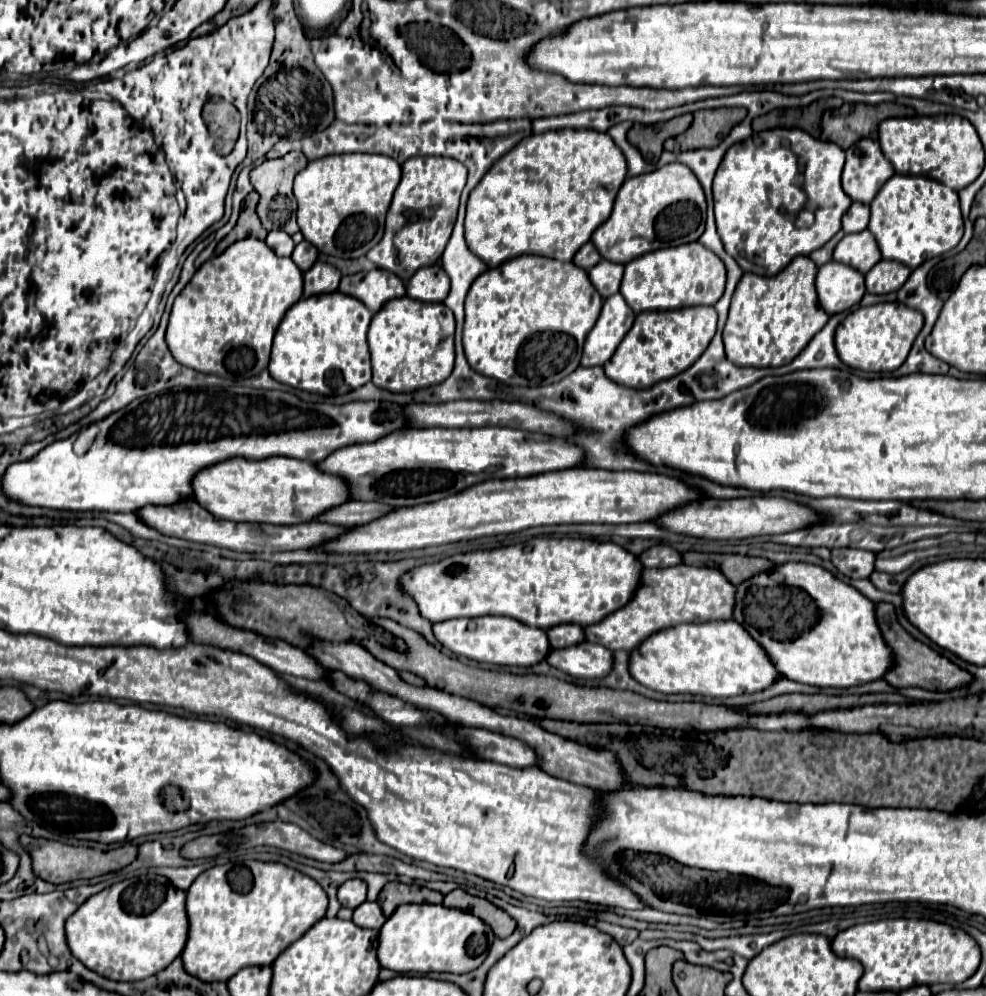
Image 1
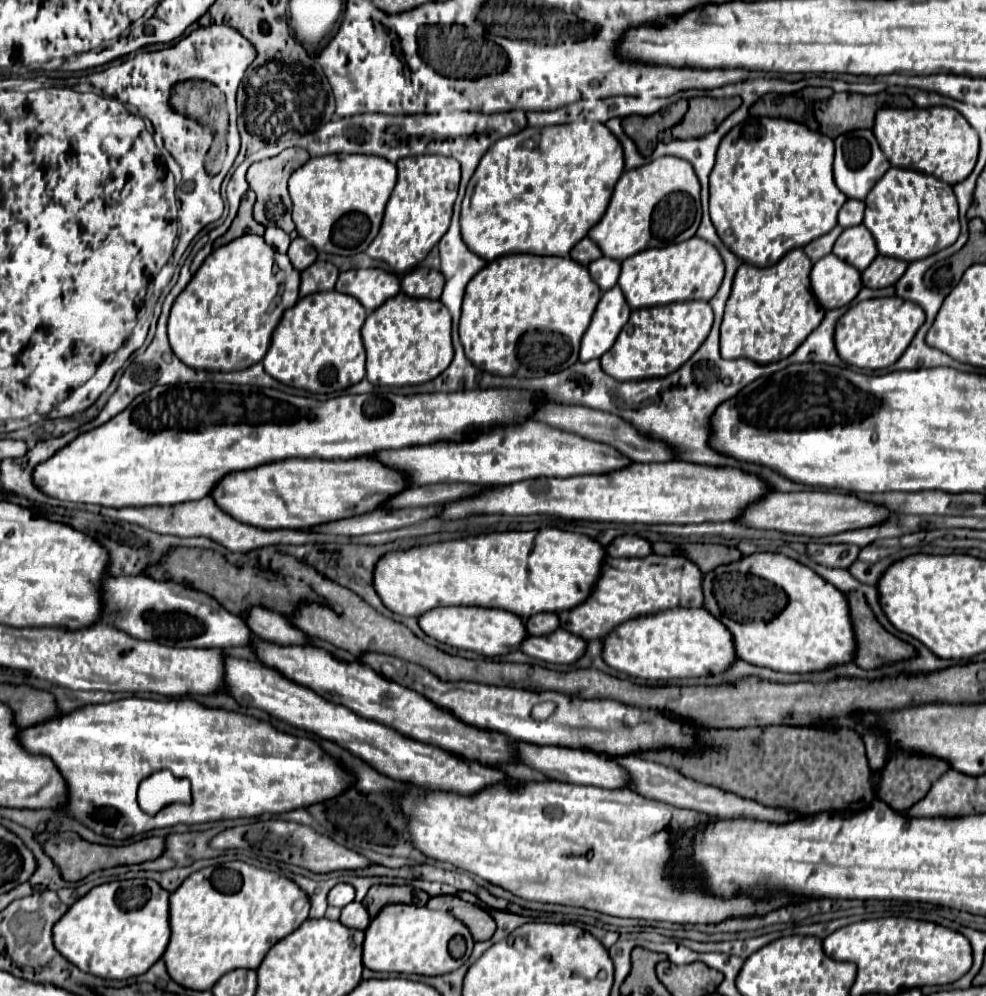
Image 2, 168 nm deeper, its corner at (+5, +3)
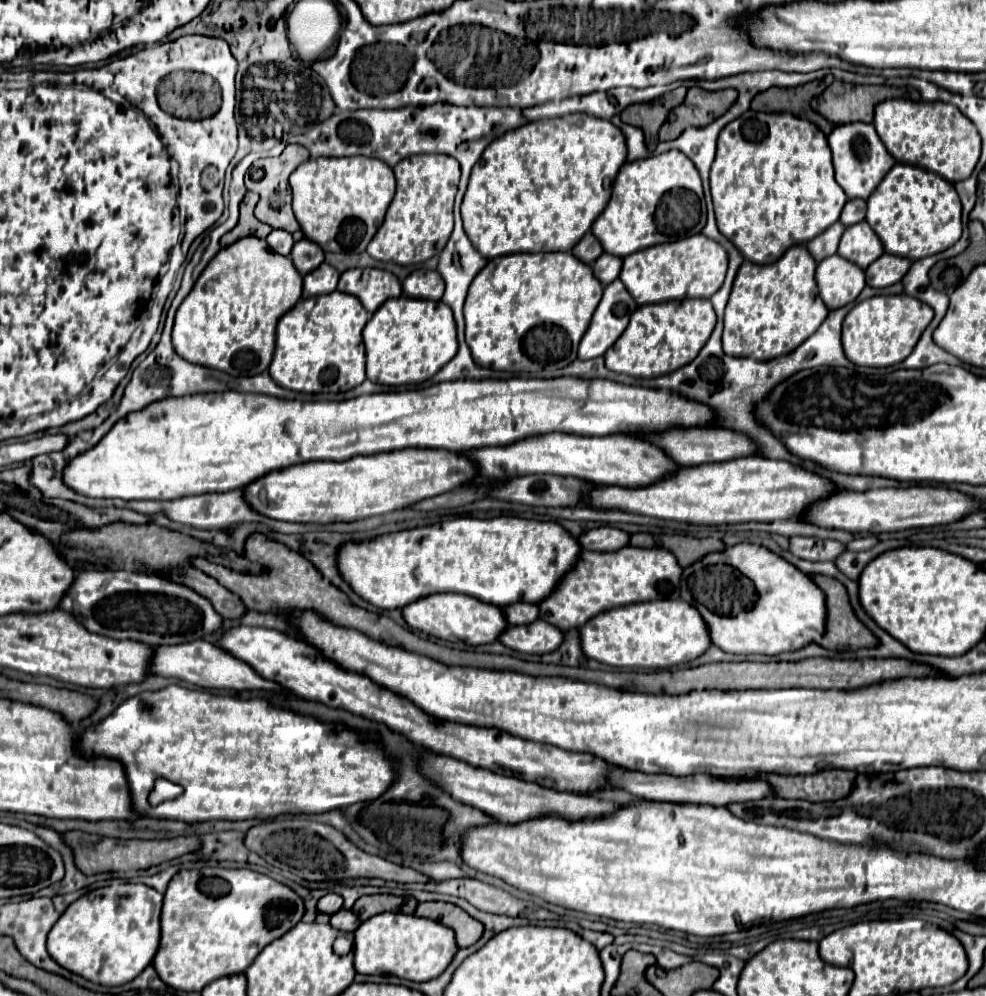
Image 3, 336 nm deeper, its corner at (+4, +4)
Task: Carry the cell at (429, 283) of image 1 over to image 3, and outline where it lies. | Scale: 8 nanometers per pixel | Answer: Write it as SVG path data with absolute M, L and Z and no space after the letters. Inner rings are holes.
M416 269L412 271L404 283L402 291L406 297L414 299L430 299L430 301L440 301L444 293L444 281L438 271L432 269Z

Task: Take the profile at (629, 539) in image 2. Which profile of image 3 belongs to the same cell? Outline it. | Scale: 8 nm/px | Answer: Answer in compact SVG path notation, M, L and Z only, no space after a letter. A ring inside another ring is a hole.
M598 527L582 533L578 537L578 543L588 551L612 551L622 549L628 543L628 533L614 527Z

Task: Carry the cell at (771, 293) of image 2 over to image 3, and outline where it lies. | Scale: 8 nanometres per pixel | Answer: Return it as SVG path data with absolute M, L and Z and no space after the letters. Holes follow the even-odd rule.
M794 245L772 265L744 261L734 279L734 287L724 315L724 353L768 361L792 353L826 319L828 309L816 293L816 261L806 245Z

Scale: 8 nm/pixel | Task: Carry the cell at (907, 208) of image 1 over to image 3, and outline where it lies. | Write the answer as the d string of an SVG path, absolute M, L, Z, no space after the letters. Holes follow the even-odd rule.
M896 163L868 197L866 221L880 237L886 253L896 253L916 261L946 251L960 239L960 215L962 205L952 183L928 169Z

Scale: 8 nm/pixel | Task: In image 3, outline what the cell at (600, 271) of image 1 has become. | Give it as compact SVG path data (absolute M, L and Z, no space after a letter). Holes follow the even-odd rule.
M602 253L594 263L592 263L592 269L598 277L598 281L606 287L610 285L612 281L618 279L618 273L622 269L622 259L616 257L616 255L610 255L610 253Z

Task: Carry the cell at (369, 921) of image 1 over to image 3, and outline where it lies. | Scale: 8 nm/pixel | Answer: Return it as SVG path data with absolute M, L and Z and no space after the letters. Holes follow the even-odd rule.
M340 909L334 915L330 915L330 925L338 931L354 931L360 925L360 919L352 911Z

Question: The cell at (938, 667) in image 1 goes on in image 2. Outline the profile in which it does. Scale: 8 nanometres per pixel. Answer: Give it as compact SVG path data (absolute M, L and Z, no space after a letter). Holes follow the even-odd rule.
M861 592L847 594L851 618L855 626L855 636L859 642L855 664L863 670L877 670L889 666L897 660L909 660L917 652L911 644L899 640L897 636L889 634L879 620L873 616L865 596Z

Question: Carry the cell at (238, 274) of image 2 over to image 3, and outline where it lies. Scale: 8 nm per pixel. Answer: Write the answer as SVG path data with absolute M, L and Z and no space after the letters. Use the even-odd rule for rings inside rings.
M244 237L220 253L208 263L198 277L192 293L182 301L176 311L172 343L180 357L196 365L220 369L232 377L252 377L264 373L274 355L274 333L278 319L290 311L302 297L302 275L296 273L290 257L268 251L268 243L258 237Z

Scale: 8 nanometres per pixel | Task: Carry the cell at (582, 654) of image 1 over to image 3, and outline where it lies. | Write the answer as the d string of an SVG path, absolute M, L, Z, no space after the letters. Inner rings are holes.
M536 619L528 625L508 625L504 633L498 637L498 641L520 653L544 655L552 653L562 643L562 631L552 625L544 625L544 621Z

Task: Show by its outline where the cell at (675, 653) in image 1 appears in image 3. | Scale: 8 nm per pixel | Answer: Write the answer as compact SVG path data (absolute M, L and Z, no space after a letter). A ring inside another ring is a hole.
M658 599L648 603L636 603L600 613L578 629L580 645L586 657L614 667L632 669L668 669L696 659L710 647L708 629L704 619L692 605L680 599Z

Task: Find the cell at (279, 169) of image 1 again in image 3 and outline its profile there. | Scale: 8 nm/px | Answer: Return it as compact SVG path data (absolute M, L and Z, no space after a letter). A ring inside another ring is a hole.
M288 145L284 149L282 155L278 157L270 157L270 159L258 159L252 163L252 167L246 173L246 187L252 189L254 193L260 195L260 201L256 205L256 219L260 219L262 223L270 225L272 229L284 229L288 233L298 231L298 221L292 213L292 193L290 193L290 185L288 185L288 177L290 173L304 161L310 159L310 153L306 147L302 145Z

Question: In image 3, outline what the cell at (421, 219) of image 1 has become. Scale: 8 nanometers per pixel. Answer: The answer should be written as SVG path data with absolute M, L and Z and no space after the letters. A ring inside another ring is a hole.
M412 155L402 159L394 167L396 175L396 195L388 207L386 219L376 231L374 239L368 245L368 255L376 261L392 261L398 265L416 265L424 263L430 257L438 255L442 251L442 245L448 243L452 227L454 227L454 217L452 217L452 207L454 207L454 197L458 191L458 179L460 179L460 165L454 157L448 155Z

